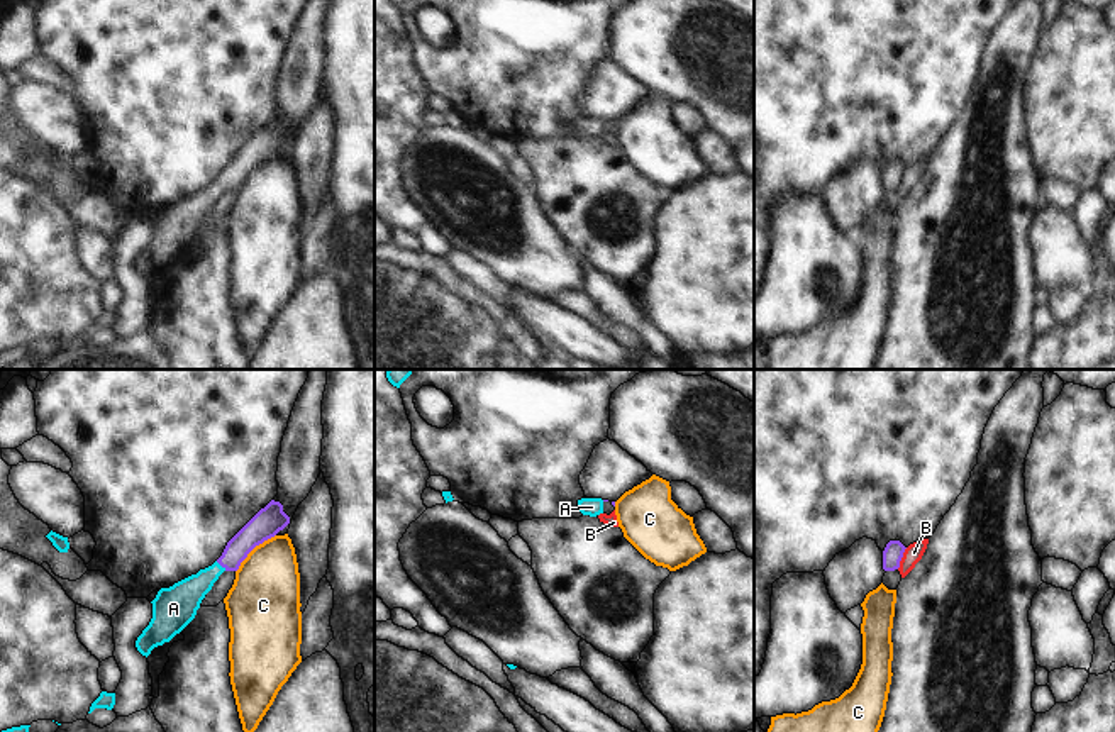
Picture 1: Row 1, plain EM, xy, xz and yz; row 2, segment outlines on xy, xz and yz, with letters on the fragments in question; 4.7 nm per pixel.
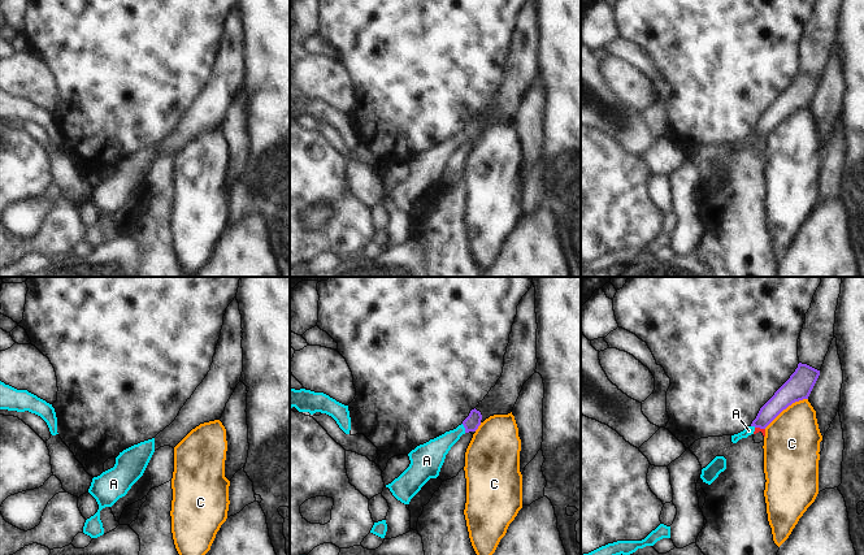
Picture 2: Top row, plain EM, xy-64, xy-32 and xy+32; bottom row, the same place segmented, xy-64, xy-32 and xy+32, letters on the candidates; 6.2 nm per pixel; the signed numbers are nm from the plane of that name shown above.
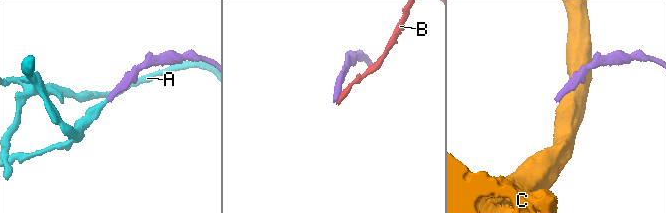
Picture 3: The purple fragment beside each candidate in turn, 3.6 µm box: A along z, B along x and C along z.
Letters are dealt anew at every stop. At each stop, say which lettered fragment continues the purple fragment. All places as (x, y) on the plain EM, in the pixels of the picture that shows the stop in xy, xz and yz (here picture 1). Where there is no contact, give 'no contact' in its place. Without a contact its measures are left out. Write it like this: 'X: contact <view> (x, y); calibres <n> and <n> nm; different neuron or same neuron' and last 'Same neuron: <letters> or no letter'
A: contact xy (221, 185); calibres 120 and 170 nm; same neuron
B: contact yz (902, 177); calibres 90 and 90 nm; different neuron
C: contact xy (253, 168); calibres 140 and 340 nm; different neuron
Same neuron: A

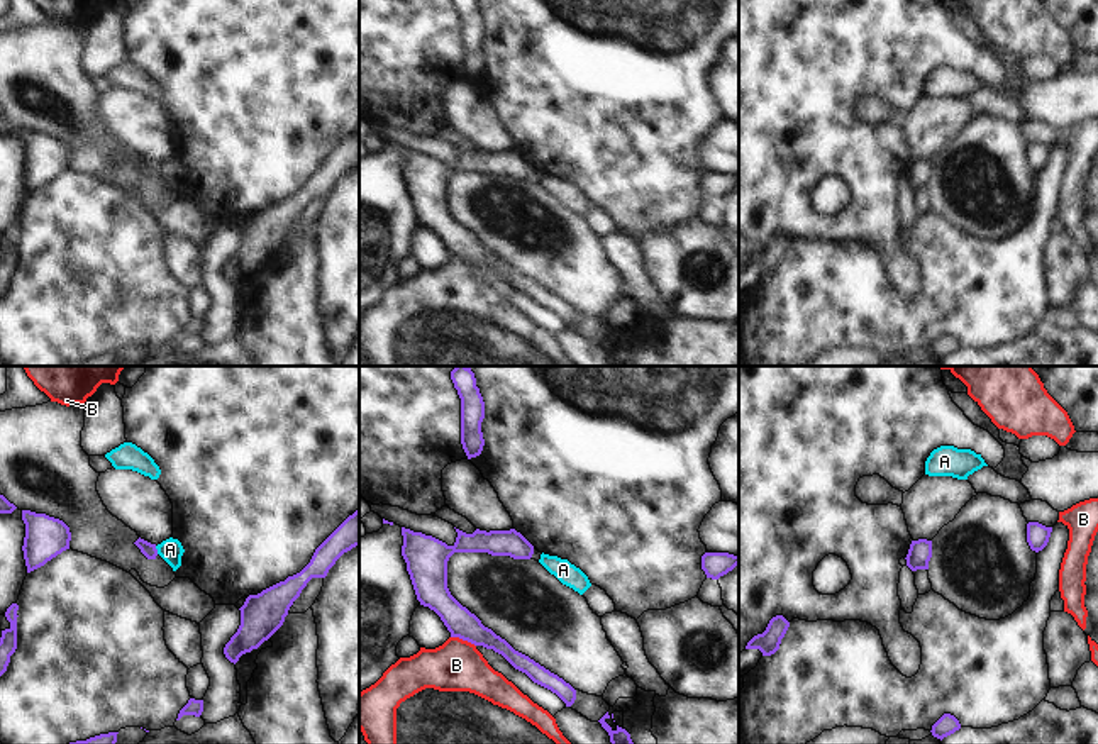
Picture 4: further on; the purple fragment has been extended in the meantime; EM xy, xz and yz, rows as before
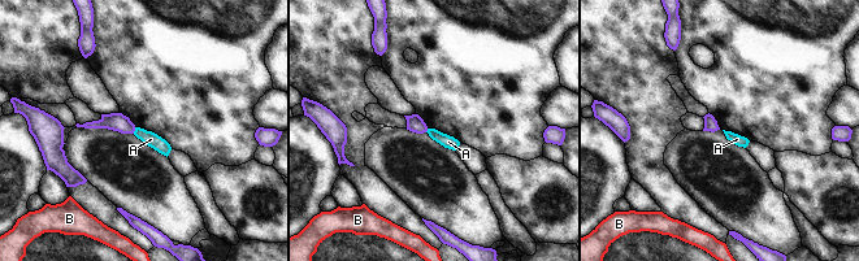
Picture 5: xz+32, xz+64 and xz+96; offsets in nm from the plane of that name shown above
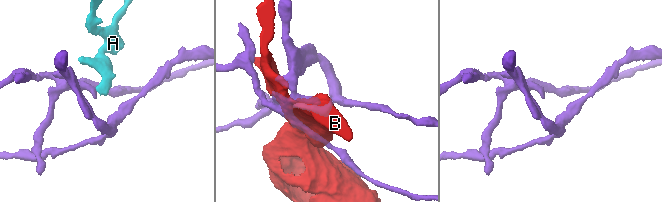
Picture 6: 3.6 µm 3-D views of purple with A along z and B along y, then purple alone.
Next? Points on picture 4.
A: contact xy (156, 170); calibres 70 and 110 nm; different neuron
B: contact xz (463, 260); calibres 140 and 240 nm; different neuron
Same neuron: no letter

